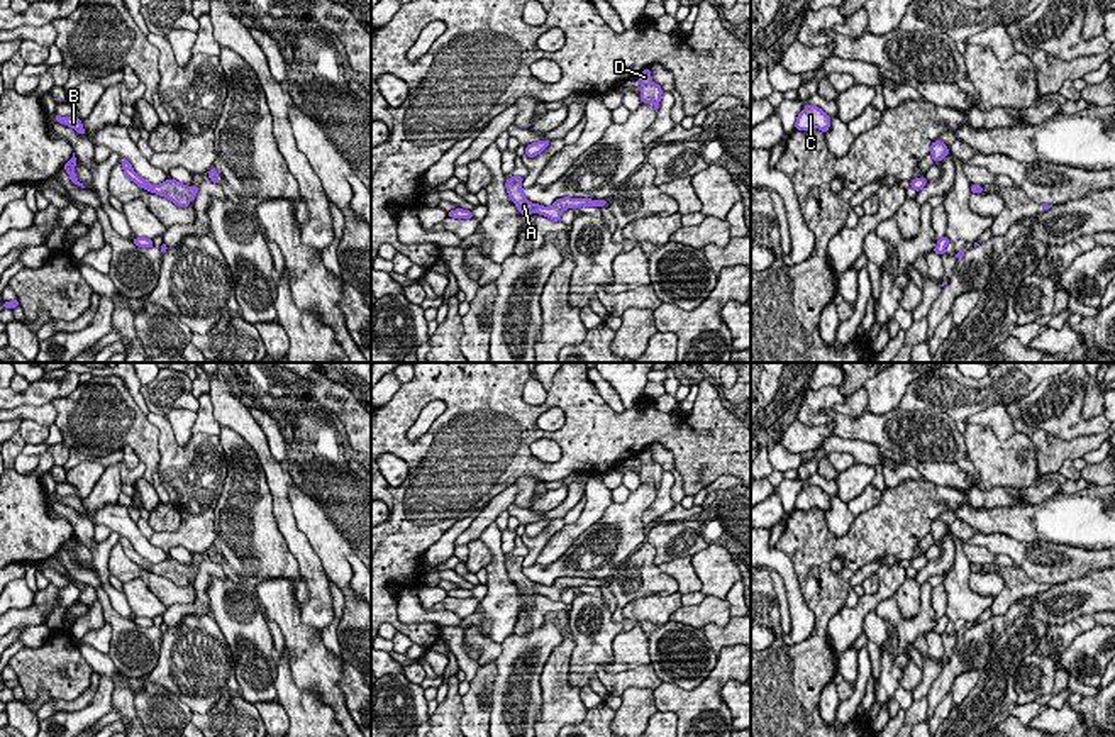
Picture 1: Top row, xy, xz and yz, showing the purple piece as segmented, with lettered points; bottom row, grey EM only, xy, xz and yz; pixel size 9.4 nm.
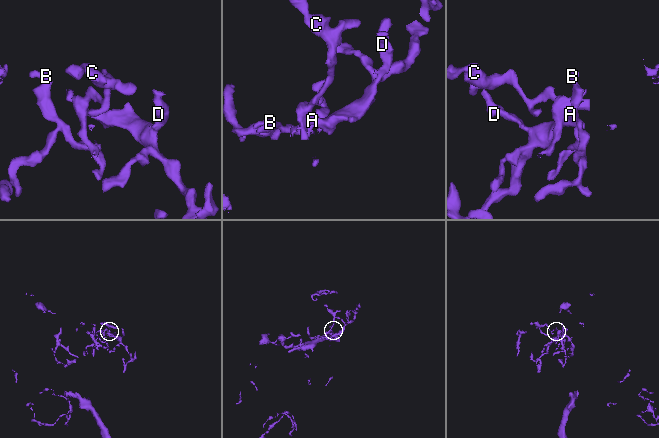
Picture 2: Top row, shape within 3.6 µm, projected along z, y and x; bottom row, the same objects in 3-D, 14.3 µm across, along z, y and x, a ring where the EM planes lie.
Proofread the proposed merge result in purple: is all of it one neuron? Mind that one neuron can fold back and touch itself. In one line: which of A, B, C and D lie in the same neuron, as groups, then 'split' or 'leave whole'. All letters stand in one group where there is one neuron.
groups A B C D; leave whole

